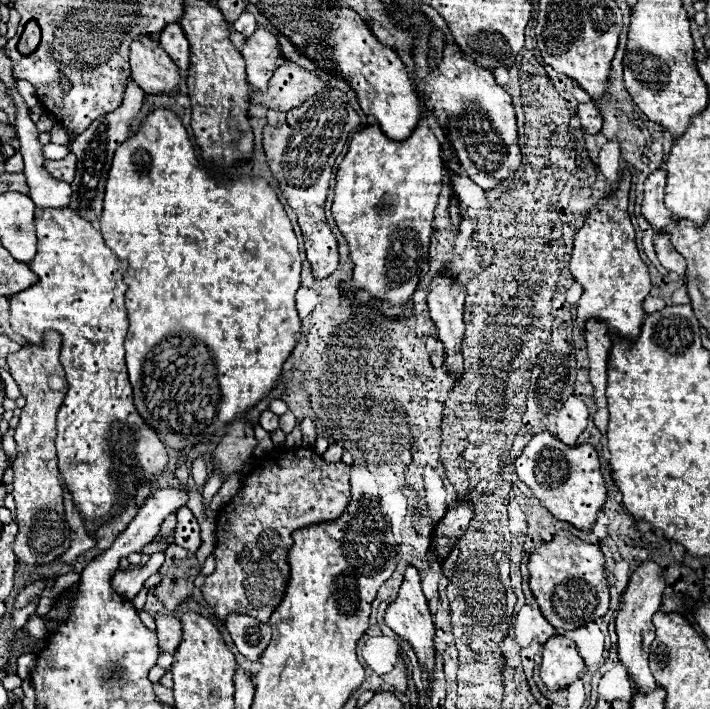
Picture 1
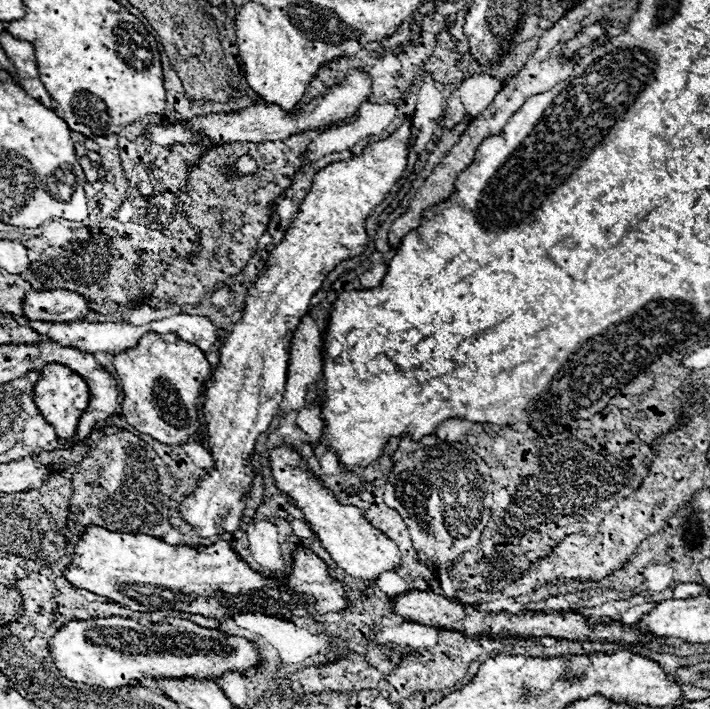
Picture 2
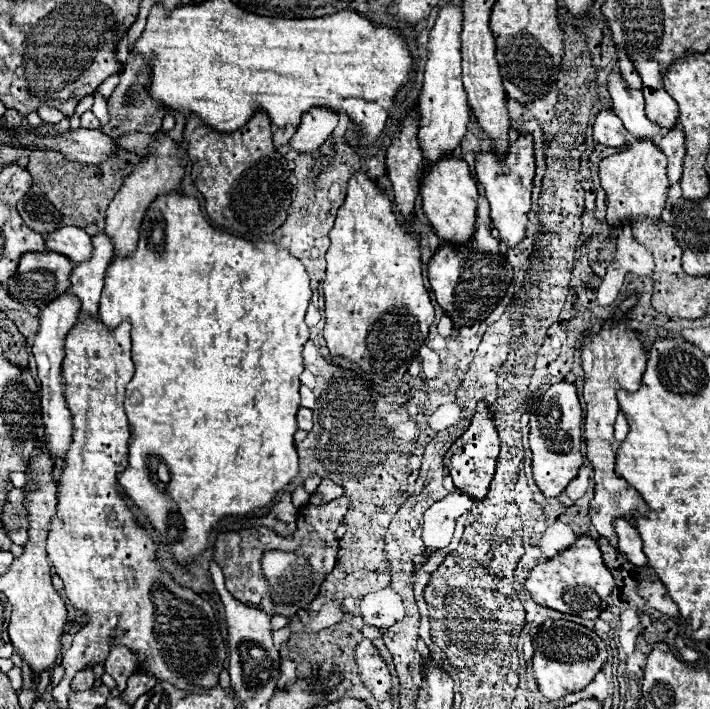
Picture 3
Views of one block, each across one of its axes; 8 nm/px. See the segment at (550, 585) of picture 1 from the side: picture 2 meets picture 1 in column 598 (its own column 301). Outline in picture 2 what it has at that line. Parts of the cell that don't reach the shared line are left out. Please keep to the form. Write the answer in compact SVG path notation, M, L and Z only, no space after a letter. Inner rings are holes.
M84 528L72 560L64 570L64 578L82 590L106 596L136 612L178 610L226 620L232 614L264 614L264 616L298 616L316 618L326 612L340 612L346 606L344 588L328 576L328 566L310 550L294 552L294 570L290 578L262 578L250 570L230 546L220 540L212 546L190 548L172 546L160 538L146 534L110 532L104 528Z

